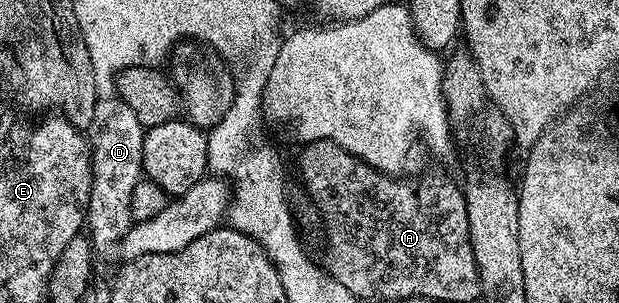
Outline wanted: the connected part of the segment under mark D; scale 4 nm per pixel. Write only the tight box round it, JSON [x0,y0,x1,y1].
[86,97,146,260]

